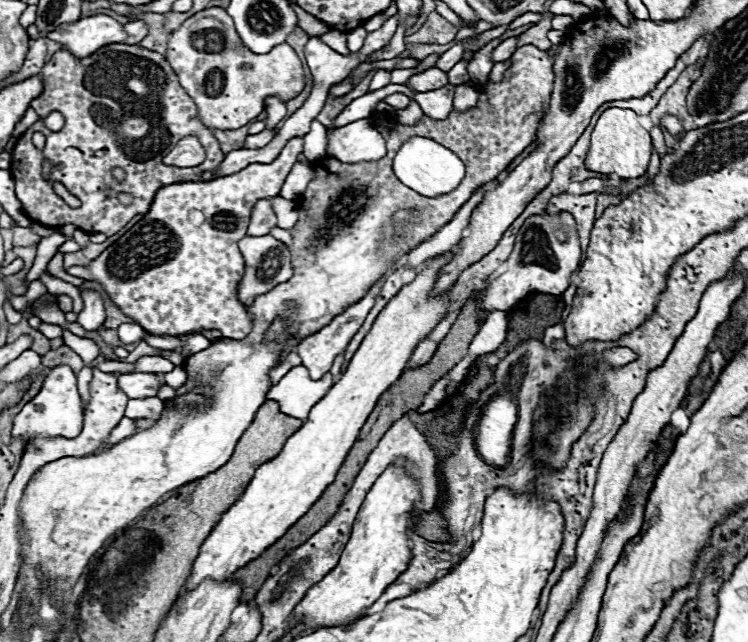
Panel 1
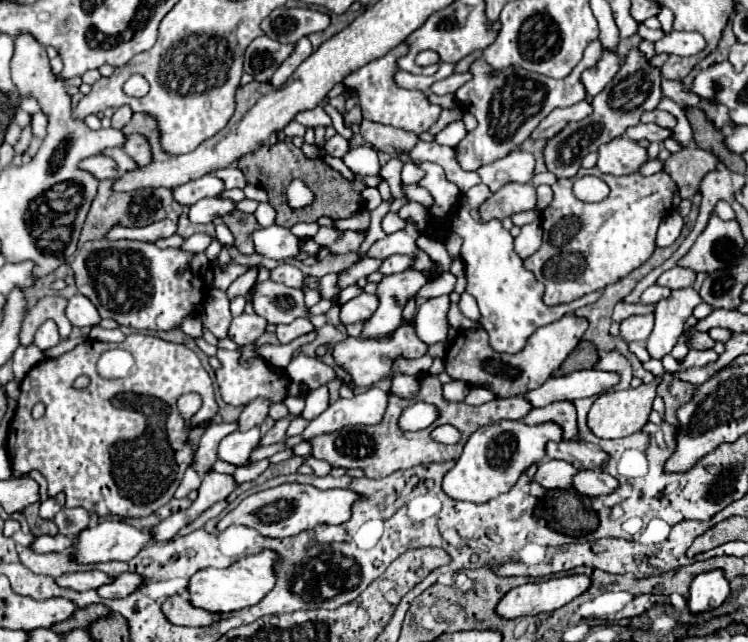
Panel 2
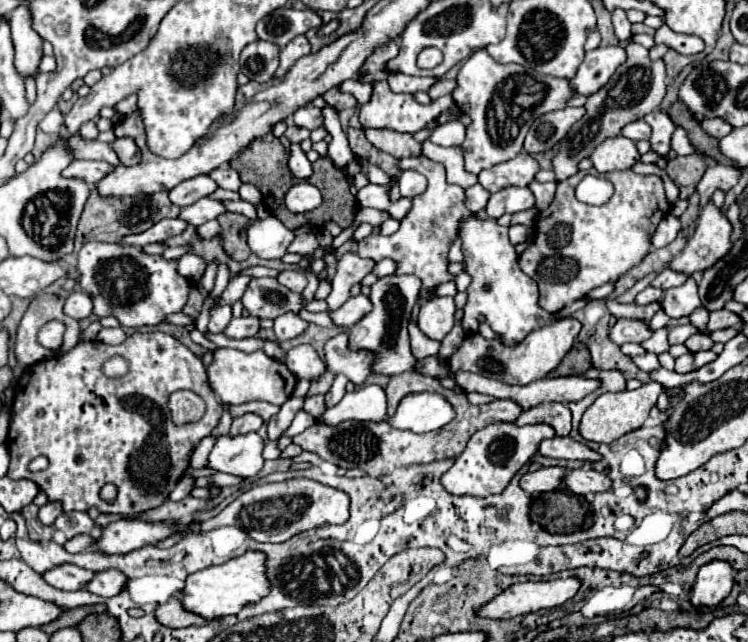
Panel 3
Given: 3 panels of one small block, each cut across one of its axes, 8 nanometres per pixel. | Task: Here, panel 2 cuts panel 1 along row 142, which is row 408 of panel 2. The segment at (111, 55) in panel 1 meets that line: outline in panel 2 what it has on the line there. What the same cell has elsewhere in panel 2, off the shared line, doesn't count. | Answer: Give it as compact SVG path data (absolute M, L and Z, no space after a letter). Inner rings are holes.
M130 334L120 344L104 344L96 340L86 340L74 350L62 354L60 358L46 358L38 362L20 382L18 408L10 424L6 448L12 454L12 476L20 478L30 470L40 470L48 480L48 496L60 492L66 494L68 508L86 508L98 516L116 514L122 518L138 518L156 512L160 506L172 500L186 468L192 464L192 448L188 438L186 422L182 420L176 400L186 392L198 392L204 400L204 406L194 416L194 426L208 424L216 412L218 404L214 400L214 386L208 372L202 368L198 356L184 344L166 342L158 336ZM122 348L136 352L136 372L122 380L104 380L96 372L96 362L104 350ZM78 376L88 376L90 384L86 388L74 388ZM42 402L46 414L40 420L32 418L34 404Z

